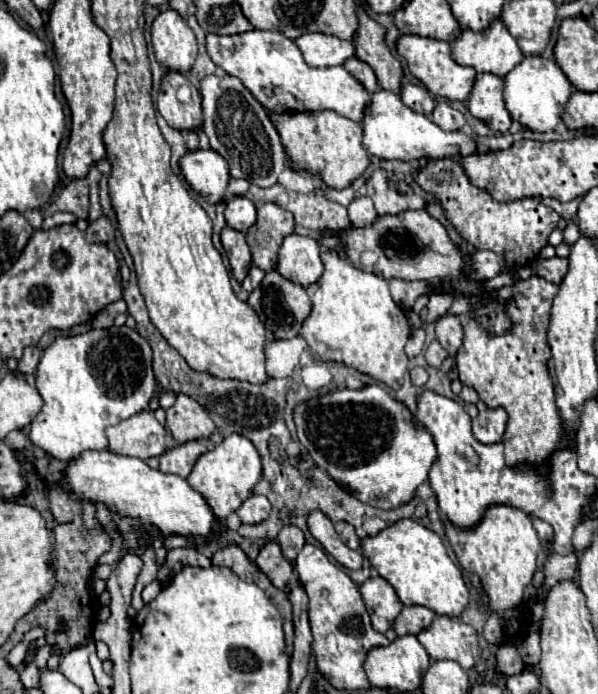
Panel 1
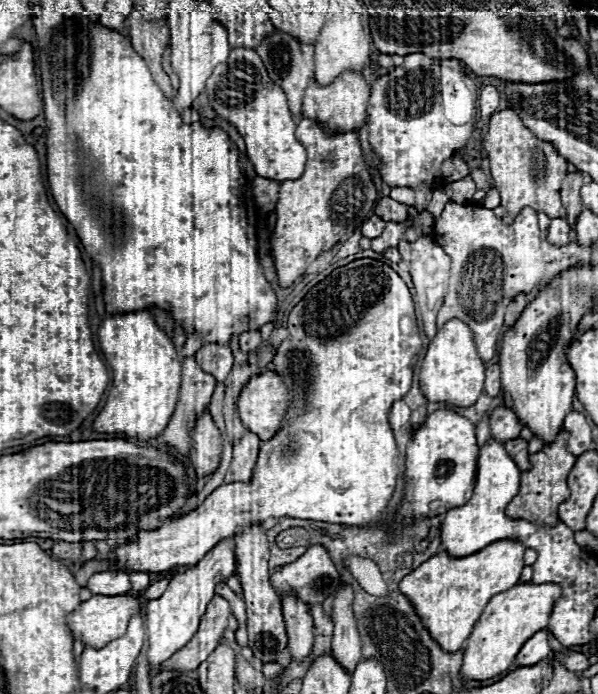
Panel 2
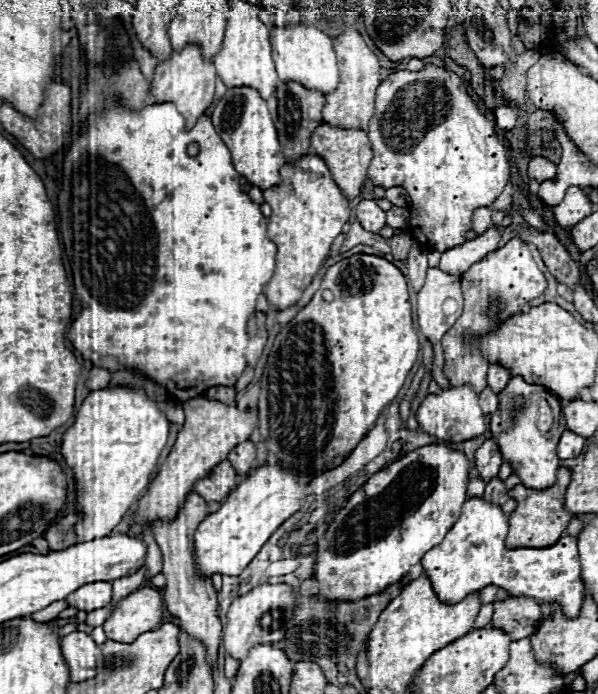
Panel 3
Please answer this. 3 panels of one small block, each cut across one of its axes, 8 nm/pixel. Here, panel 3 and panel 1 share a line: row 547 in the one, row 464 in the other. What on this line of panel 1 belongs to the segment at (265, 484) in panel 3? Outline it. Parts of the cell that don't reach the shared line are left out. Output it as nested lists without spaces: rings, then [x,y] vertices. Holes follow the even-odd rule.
[[[230,434],[220,444],[216,444],[214,450],[204,452],[198,458],[192,474],[188,476],[188,482],[194,486],[194,490],[206,496],[216,518],[226,520],[226,516],[238,510],[238,506],[252,494],[260,478],[262,478],[262,458],[256,446],[242,434]]]

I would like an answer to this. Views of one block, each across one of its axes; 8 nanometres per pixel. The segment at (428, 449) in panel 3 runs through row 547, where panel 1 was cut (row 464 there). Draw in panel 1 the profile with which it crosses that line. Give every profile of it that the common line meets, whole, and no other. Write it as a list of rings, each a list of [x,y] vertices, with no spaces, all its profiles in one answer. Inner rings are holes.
[[[376,384],[362,390],[334,390],[302,402],[294,410],[294,422],[298,440],[316,466],[346,486],[360,502],[374,508],[394,510],[410,502],[438,460],[432,434],[412,416],[406,404]]]

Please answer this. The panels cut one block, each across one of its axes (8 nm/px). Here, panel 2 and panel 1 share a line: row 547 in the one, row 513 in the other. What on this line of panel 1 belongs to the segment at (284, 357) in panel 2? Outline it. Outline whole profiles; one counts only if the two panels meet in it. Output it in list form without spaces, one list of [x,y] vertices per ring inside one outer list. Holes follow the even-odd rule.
[[[84,452],[80,458],[68,464],[64,486],[78,492],[84,500],[104,502],[112,506],[120,516],[138,518],[144,524],[154,524],[164,536],[210,536],[214,526],[214,512],[208,500],[194,490],[188,480],[152,470],[144,460],[118,456],[114,452]]]

